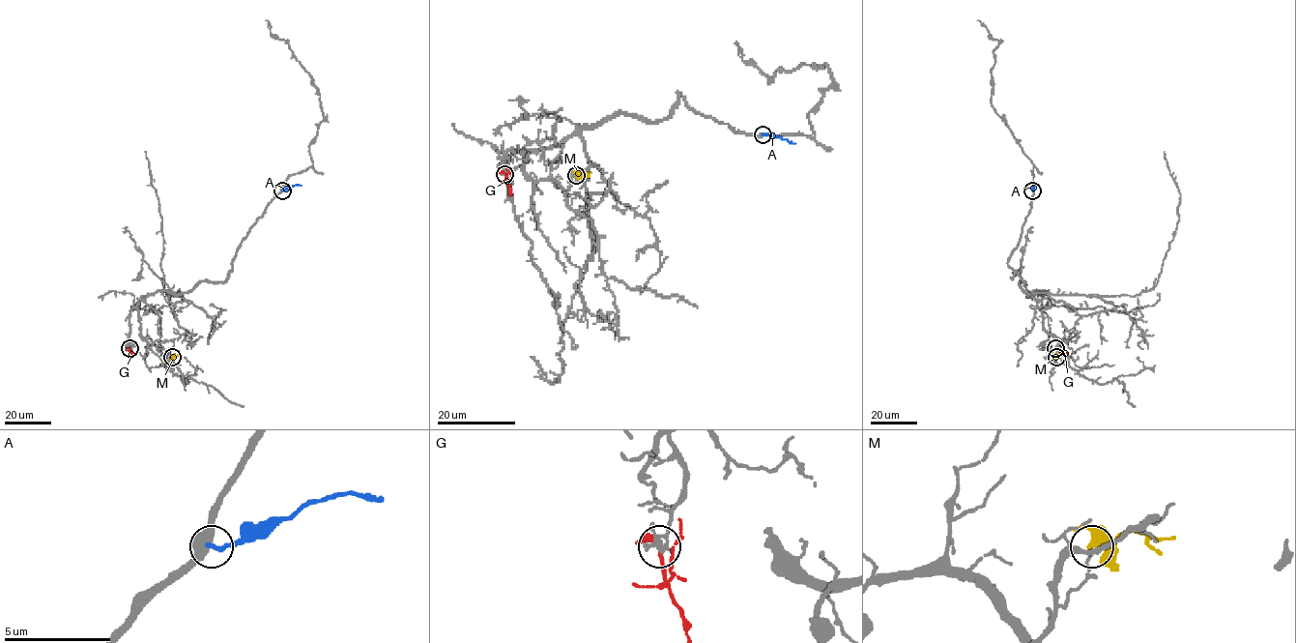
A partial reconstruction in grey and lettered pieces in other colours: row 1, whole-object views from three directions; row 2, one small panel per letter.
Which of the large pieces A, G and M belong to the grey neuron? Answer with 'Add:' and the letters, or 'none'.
Add: none

